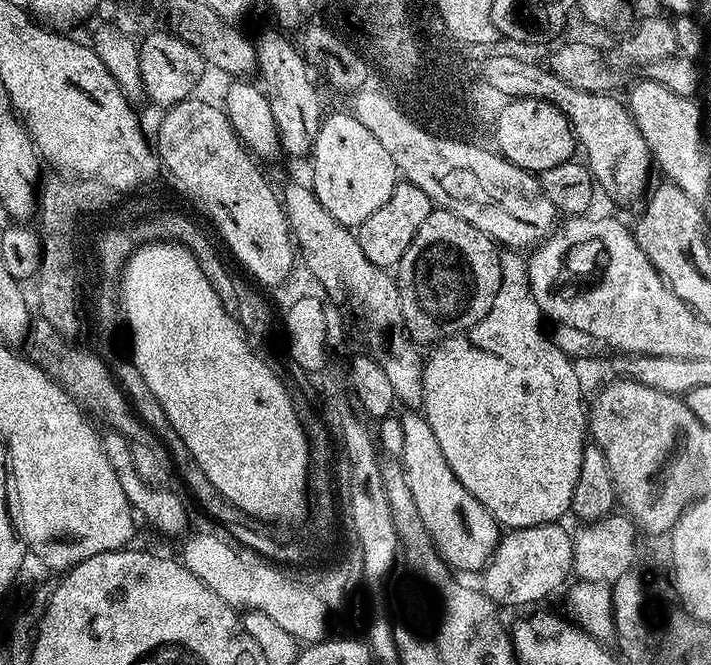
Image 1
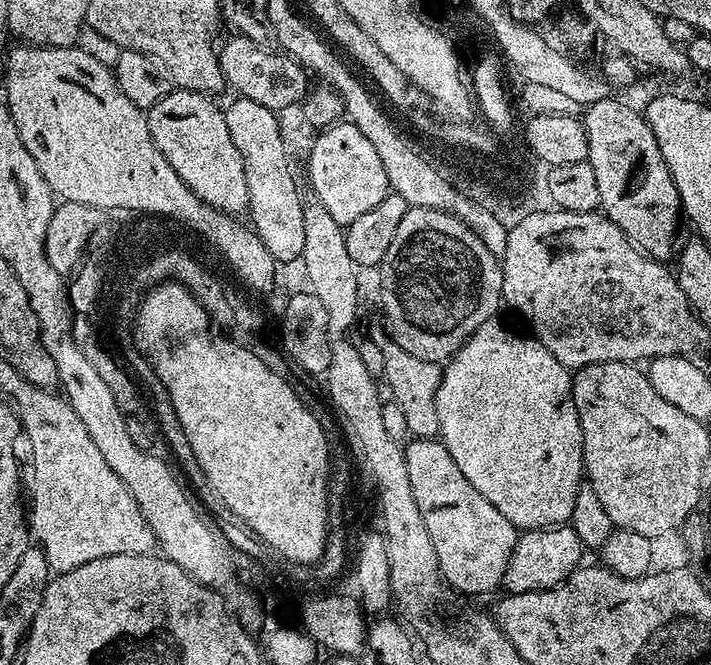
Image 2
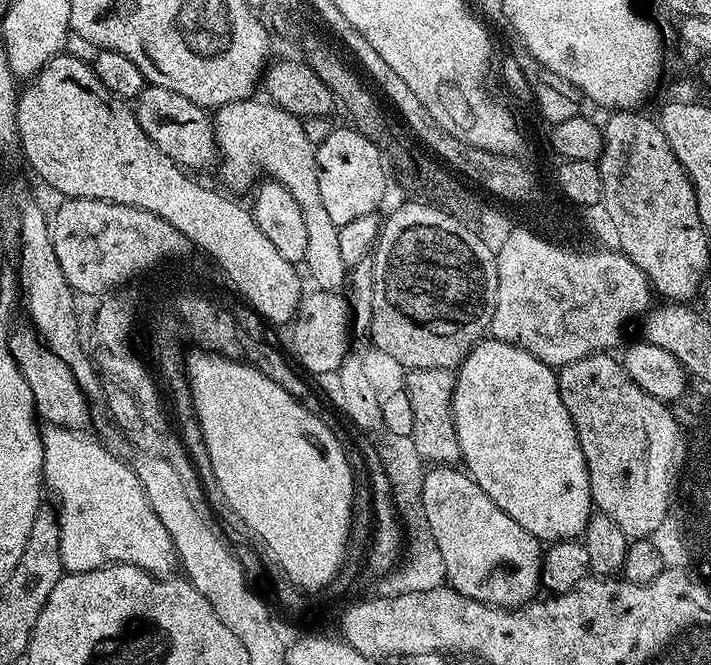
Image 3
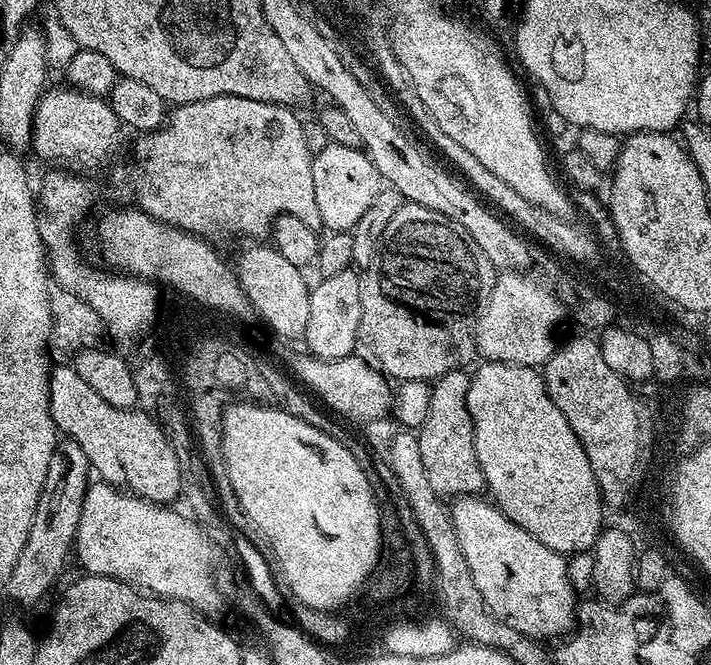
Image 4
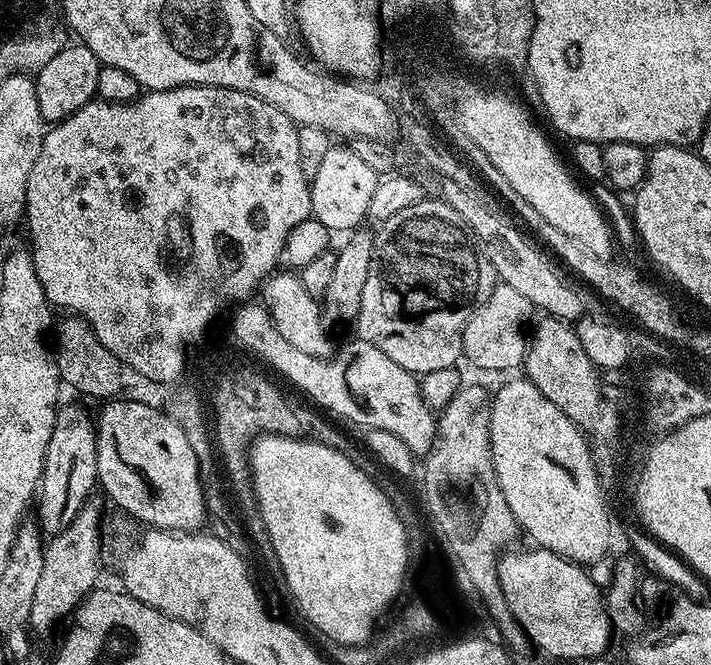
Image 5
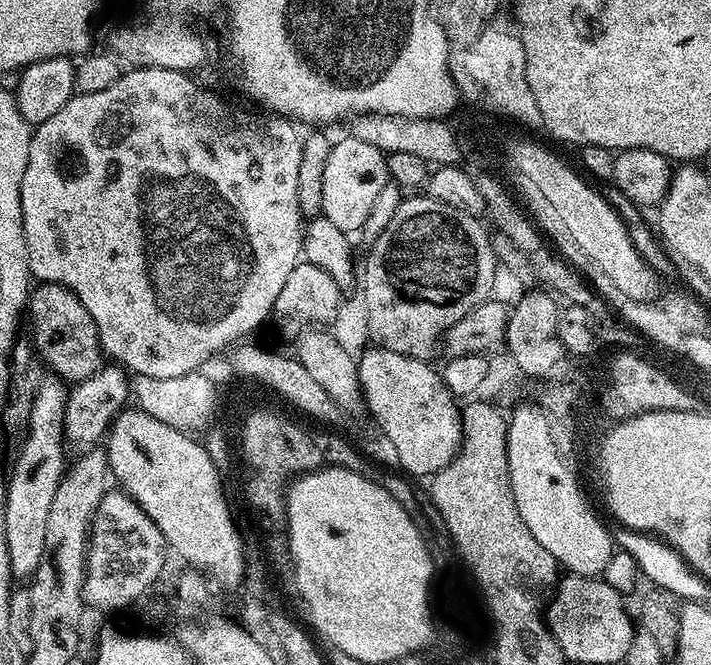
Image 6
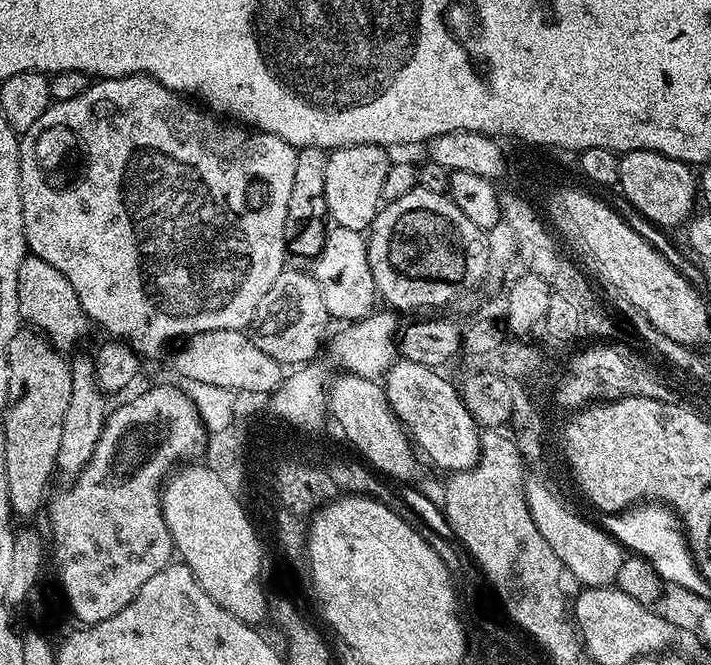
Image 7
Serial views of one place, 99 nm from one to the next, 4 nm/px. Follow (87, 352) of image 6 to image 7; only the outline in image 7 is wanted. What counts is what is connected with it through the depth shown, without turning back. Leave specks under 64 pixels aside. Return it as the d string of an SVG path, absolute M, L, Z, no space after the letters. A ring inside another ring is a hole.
M31 254L25 255L18 266L18 310L25 325L47 336L49 342L65 354L71 353L71 348L90 329L88 315L82 310L82 302L78 302L74 286L66 282L66 274L61 274L50 266L50 262L42 262L42 258Z

